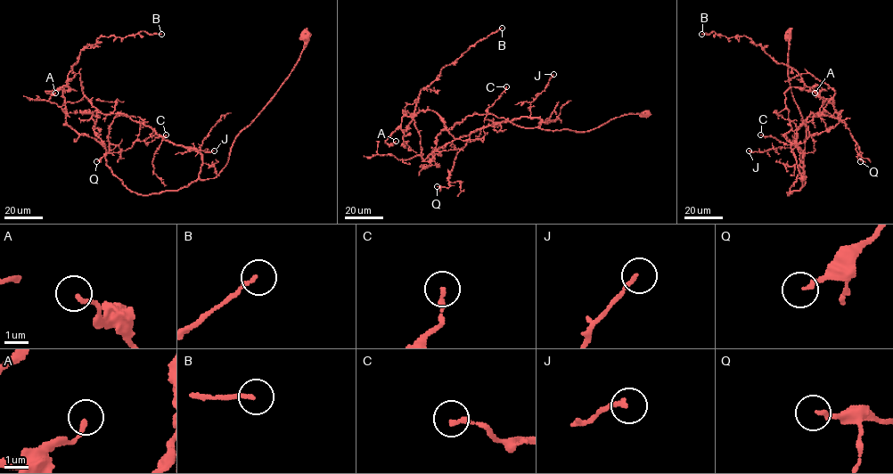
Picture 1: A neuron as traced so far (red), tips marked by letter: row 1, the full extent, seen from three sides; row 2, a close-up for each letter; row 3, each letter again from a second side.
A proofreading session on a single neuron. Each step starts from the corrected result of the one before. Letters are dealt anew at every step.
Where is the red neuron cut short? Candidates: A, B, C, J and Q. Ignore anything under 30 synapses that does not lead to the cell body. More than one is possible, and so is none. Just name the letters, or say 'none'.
none

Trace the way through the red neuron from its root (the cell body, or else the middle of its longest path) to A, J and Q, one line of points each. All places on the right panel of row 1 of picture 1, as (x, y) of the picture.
A: (788, 35), (788, 78), (806, 130), (805, 178), (788, 195), (804, 165), (784, 136), (784, 93), (815, 93)
J: (788, 35), (788, 78), (806, 130), (805, 178), (802, 179), (795, 155), (789, 147), (749, 151)
Q: (788, 35), (788, 78), (806, 130), (802, 179), (790, 147), (808, 117), (844, 122), (860, 161)

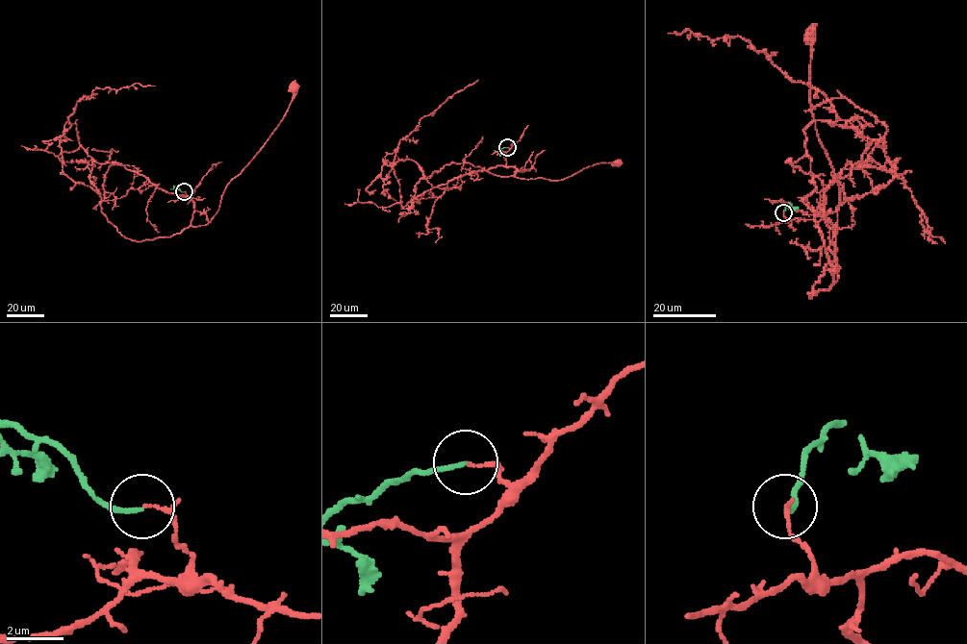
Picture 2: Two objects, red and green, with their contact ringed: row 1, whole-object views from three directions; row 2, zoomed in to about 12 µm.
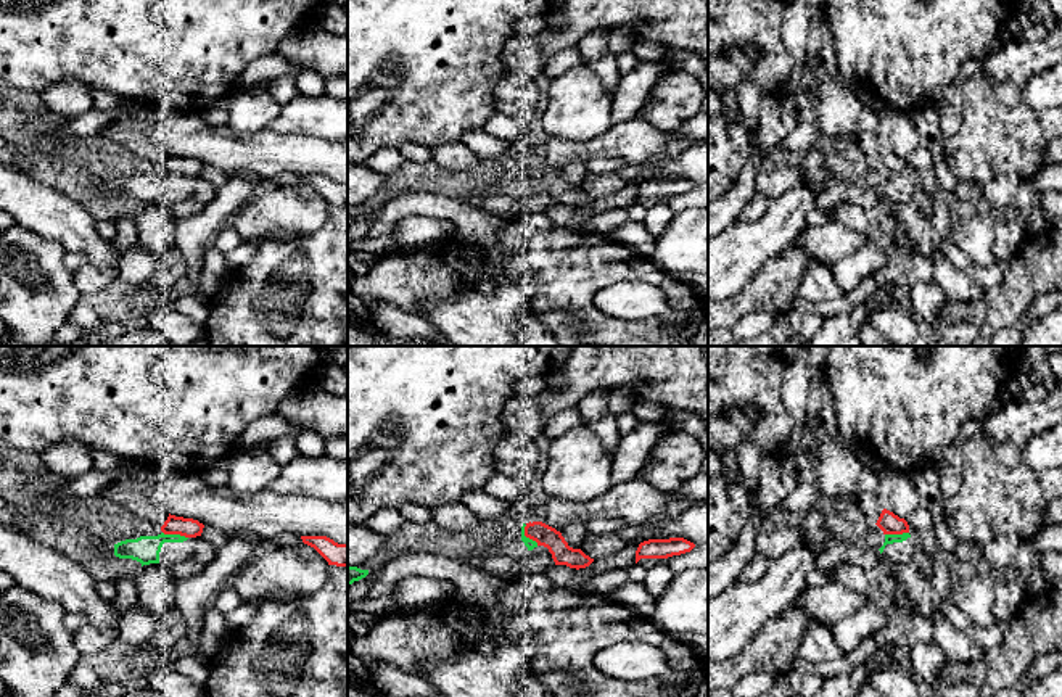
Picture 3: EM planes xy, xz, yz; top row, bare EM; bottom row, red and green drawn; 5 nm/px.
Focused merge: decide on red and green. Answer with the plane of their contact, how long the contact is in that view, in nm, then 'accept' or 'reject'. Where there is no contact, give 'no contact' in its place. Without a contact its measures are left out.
meets red in xy; contact 130 nm long; reject

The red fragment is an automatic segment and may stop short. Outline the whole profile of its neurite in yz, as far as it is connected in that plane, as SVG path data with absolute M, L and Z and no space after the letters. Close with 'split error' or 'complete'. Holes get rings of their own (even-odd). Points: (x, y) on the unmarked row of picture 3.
M887 148L882 150L875 164L883 171L883 174L909 172L908 161Z | complete

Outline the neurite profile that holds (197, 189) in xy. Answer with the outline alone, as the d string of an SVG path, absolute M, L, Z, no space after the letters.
M180 174L140 175L114 184L114 195L119 198L132 198L143 204L150 203L179 203L185 200L208 204L216 195L203 175L185 177Z

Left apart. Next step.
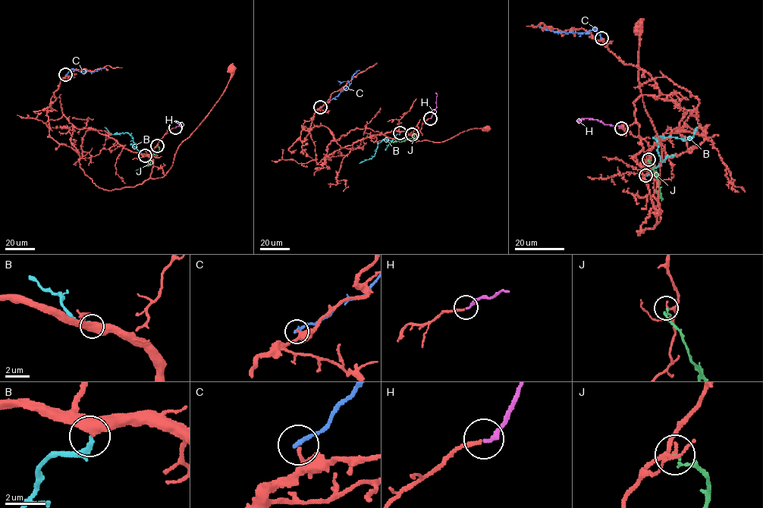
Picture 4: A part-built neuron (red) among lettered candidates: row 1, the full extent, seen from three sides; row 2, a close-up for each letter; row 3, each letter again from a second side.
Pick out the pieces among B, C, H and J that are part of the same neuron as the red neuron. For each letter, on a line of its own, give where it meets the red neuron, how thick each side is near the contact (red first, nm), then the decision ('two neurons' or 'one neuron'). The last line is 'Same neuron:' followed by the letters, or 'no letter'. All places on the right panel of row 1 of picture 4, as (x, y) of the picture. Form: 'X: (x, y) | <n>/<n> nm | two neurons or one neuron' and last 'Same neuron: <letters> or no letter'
B: (645, 175) | 550/260 nm | one neuron
C: (601, 38) | 220/240 nm | two neurons
H: (621, 128) | 170/190 nm | one neuron
J: (648, 159) | 160/160 nm | two neurons
Same neuron: B, H

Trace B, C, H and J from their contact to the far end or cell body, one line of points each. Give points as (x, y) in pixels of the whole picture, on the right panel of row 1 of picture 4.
B: (645, 175), (660, 164), (657, 147), (658, 136), (692, 139), (697, 126)
C: (601, 38), (594, 28), (586, 32), (566, 33), (540, 26)
H: (621, 128), (588, 118), (577, 122)
J: (648, 159), (654, 170), (661, 201)

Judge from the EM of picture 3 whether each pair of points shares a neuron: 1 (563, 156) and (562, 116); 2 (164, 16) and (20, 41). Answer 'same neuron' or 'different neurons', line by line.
1: different neurons
2: same neuron

